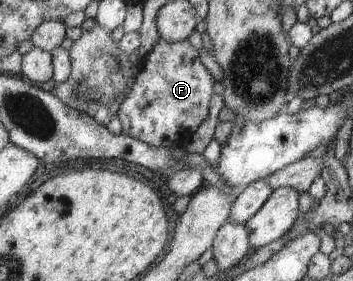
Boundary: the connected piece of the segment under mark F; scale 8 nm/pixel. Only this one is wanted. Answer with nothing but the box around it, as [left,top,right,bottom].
[117,38,216,149]

